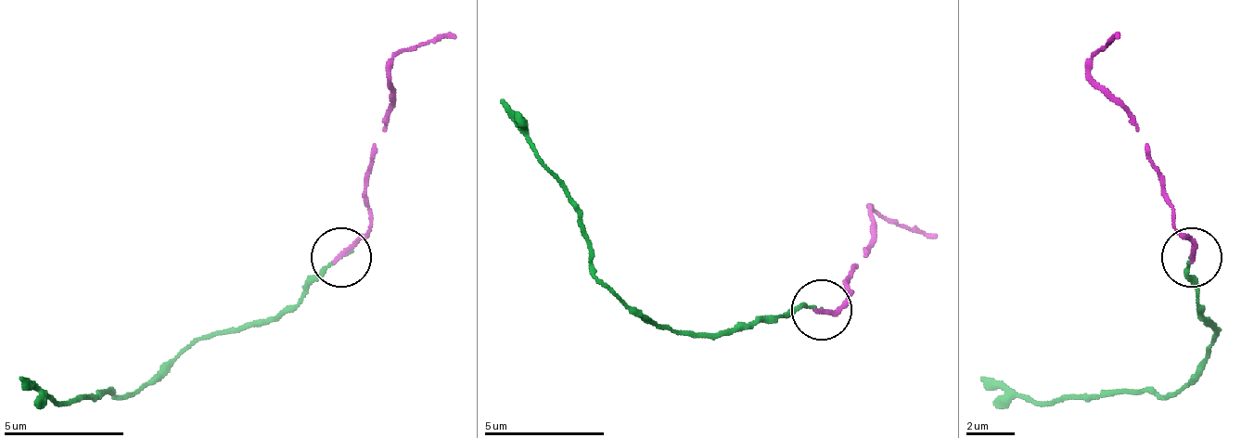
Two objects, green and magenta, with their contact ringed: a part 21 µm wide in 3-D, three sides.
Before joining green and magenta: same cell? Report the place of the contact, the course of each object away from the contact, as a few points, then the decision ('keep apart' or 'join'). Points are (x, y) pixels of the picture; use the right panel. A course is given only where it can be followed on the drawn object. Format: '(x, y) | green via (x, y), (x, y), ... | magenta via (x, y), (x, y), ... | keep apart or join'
(1191, 257) | green via (1190, 255), (1196, 310), (1214, 328), (1214, 340), (1171, 394), (1081, 394), (1009, 400), (979, 376) | magenta via (1190, 255), (1178, 231), (1159, 165), (1123, 105), (1093, 63), (1118, 32) | join

